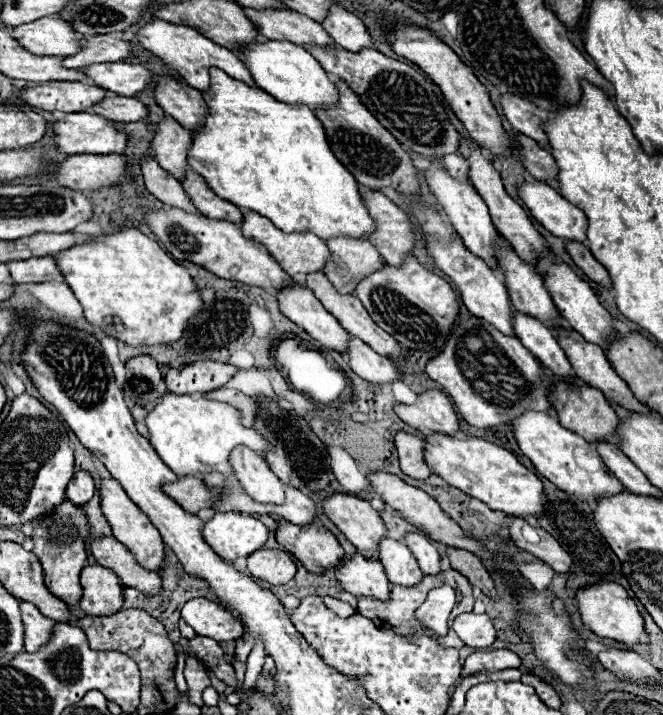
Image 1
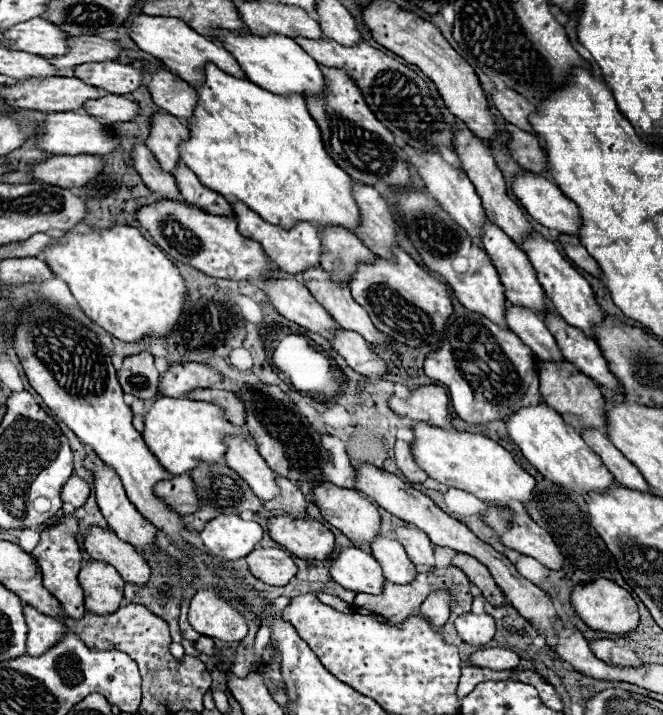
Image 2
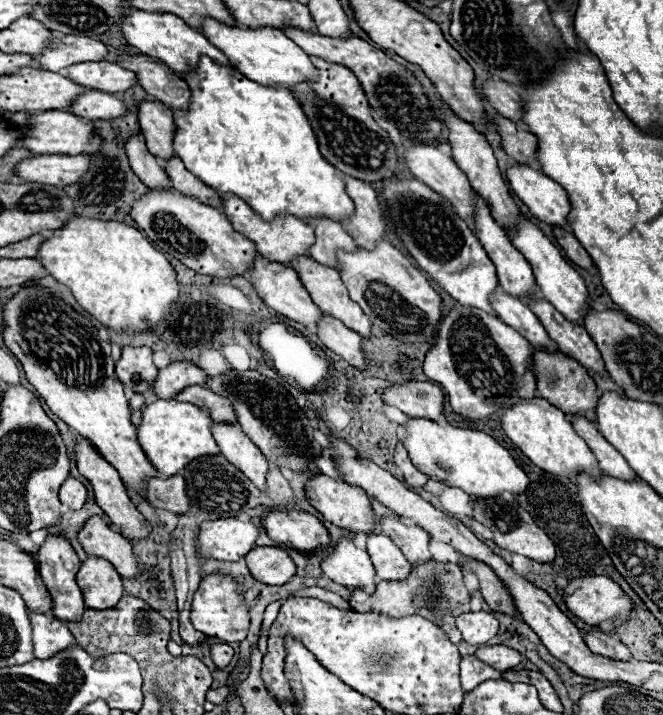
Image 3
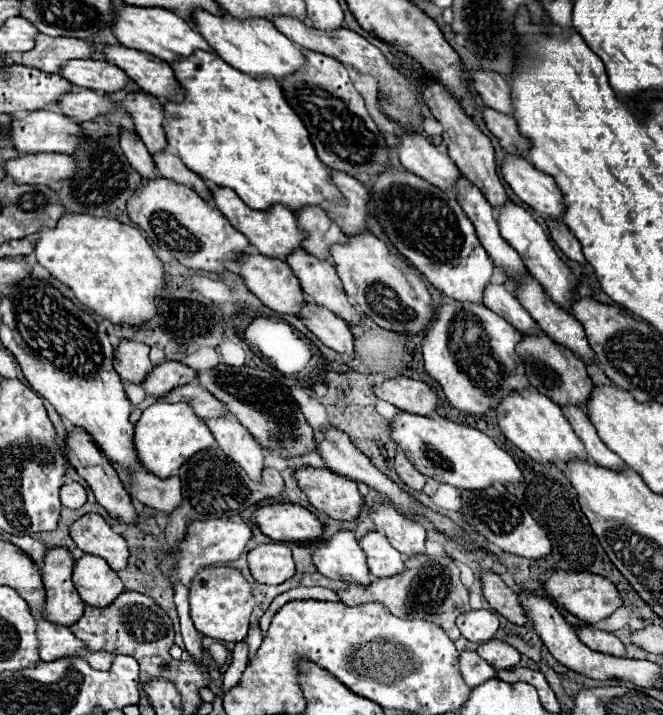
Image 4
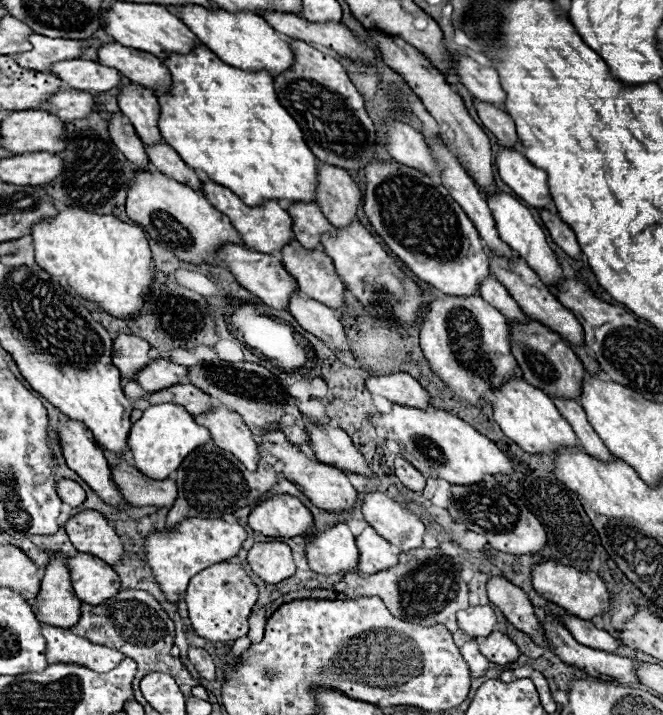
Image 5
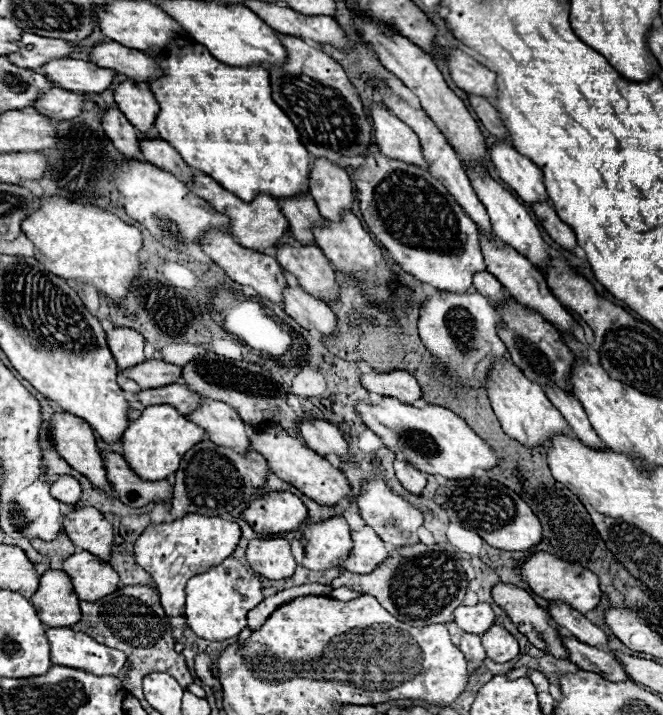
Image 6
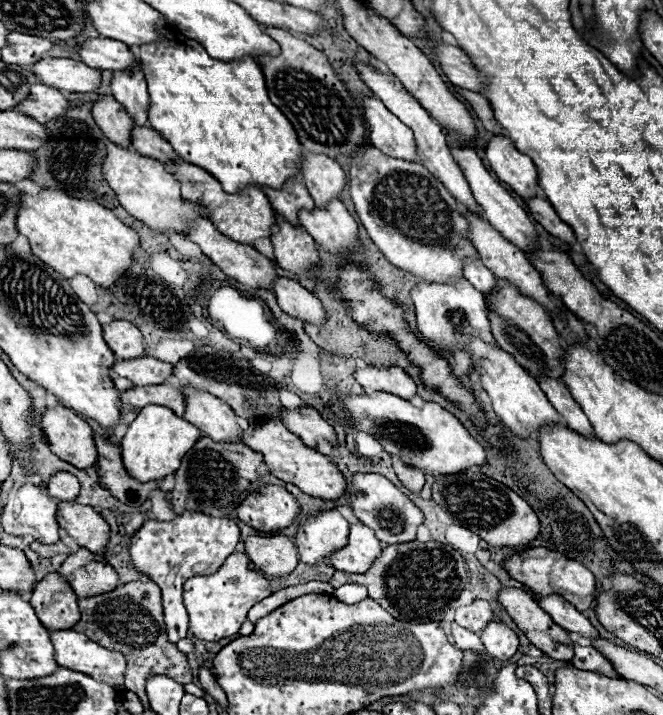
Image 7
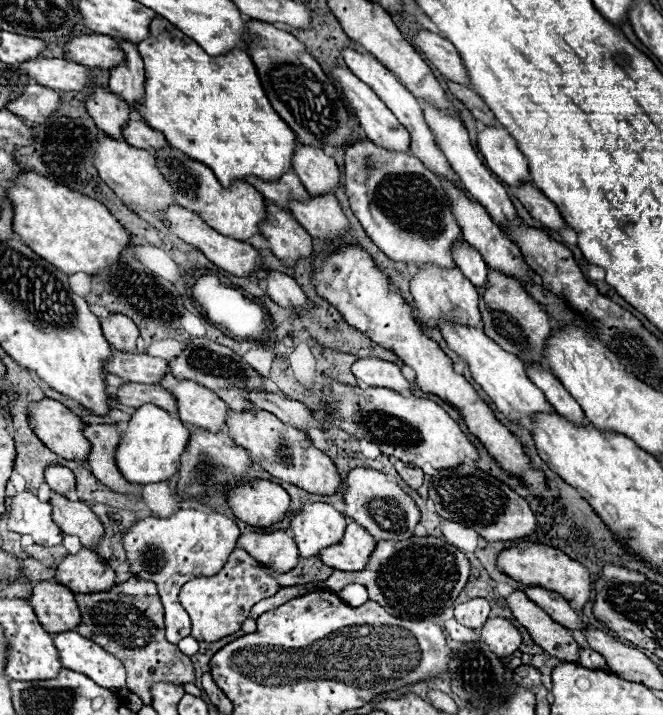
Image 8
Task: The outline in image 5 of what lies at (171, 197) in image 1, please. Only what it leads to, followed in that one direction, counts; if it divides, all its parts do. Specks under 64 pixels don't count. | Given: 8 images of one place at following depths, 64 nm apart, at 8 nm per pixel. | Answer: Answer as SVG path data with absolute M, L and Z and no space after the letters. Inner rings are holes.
M114 114L110 118L110 126L108 132L112 136L112 142L116 144L116 148L138 168L150 168L148 156L144 152L144 144L142 140L136 136L136 130L132 128L132 124L124 124L122 122L122 114Z

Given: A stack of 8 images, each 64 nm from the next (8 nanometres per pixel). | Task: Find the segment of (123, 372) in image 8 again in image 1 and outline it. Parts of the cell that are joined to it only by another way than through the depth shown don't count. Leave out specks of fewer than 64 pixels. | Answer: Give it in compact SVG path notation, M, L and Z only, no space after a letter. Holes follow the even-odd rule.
M222 362L186 364L182 368L170 368L164 376L164 384L170 394L204 394L224 386L234 372L238 372L236 366Z

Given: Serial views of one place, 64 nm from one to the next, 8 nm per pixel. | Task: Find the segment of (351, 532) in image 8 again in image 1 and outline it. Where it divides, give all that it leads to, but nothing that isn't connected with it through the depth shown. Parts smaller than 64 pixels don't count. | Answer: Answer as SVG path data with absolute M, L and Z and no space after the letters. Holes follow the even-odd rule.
M384 538L384 540L380 540L378 548L380 548L380 562L382 562L384 572L392 584L414 586L422 580L424 574L418 568L416 558L402 542Z

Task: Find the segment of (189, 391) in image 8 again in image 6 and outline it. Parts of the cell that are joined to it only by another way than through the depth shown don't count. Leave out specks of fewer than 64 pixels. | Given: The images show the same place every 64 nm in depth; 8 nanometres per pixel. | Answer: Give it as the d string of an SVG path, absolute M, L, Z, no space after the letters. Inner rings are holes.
M202 398L200 408L186 416L194 424L200 424L200 428L206 430L212 442L220 446L230 446L240 454L246 454L250 450L246 426L236 414L236 410L228 404L212 398Z

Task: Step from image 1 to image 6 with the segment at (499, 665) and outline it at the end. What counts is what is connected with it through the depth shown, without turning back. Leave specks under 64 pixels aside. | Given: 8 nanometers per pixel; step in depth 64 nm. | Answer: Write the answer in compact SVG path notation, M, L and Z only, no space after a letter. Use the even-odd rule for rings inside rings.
M492 626L488 632L482 634L482 646L488 658L498 664L512 660L518 654L518 640L500 626Z

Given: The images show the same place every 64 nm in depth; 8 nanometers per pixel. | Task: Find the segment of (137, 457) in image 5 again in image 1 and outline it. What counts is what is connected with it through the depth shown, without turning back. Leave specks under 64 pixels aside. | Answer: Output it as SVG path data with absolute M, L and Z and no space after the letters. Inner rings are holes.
M164 394L156 408L146 416L146 426L150 432L150 444L176 476L196 476L198 472L204 474L214 470L232 474L228 456L234 446L244 444L260 454L266 450L266 440L262 434L254 428L244 428L238 418L240 414L224 402L214 402L200 396Z

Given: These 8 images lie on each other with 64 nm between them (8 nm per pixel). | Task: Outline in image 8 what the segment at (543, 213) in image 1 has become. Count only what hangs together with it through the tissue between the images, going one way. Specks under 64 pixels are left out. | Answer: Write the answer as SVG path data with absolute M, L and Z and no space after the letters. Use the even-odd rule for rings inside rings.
M484 126L478 132L478 150L486 158L488 168L506 184L520 186L524 182L530 182L528 172L528 160L518 150L516 140L508 134L506 128L492 128Z

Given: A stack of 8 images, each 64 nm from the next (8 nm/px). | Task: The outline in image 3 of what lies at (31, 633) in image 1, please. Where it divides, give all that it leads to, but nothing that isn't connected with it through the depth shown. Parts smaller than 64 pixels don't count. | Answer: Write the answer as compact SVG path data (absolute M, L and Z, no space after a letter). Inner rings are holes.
M30 612L30 622L32 622L32 642L36 658L48 658L68 648L68 644L78 644L76 638L66 628L66 622L60 622L50 614Z

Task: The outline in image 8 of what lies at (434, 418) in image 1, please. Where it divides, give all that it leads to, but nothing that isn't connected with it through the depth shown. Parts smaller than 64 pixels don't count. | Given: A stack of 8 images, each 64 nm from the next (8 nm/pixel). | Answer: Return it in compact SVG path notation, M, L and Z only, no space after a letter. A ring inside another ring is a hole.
M376 356L358 358L352 364L352 372L358 380L362 380L368 386L384 386L400 394L410 394L410 382L402 376L400 368L382 358L376 358Z

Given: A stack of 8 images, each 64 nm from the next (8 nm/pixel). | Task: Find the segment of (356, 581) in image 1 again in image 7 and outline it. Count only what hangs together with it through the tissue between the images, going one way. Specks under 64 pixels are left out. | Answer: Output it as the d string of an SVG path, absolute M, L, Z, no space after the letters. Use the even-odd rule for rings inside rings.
M322 510L304 516L296 524L296 544L300 562L318 564L348 542L348 522L338 510Z

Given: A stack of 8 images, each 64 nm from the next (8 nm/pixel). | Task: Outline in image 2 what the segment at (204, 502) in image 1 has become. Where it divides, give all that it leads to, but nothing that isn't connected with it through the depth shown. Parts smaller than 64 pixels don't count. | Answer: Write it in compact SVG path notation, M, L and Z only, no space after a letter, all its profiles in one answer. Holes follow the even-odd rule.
M186 474L176 476L172 480L160 480L156 484L156 496L160 496L164 504L168 504L174 512L182 516L188 516L198 508L198 496L194 484Z

